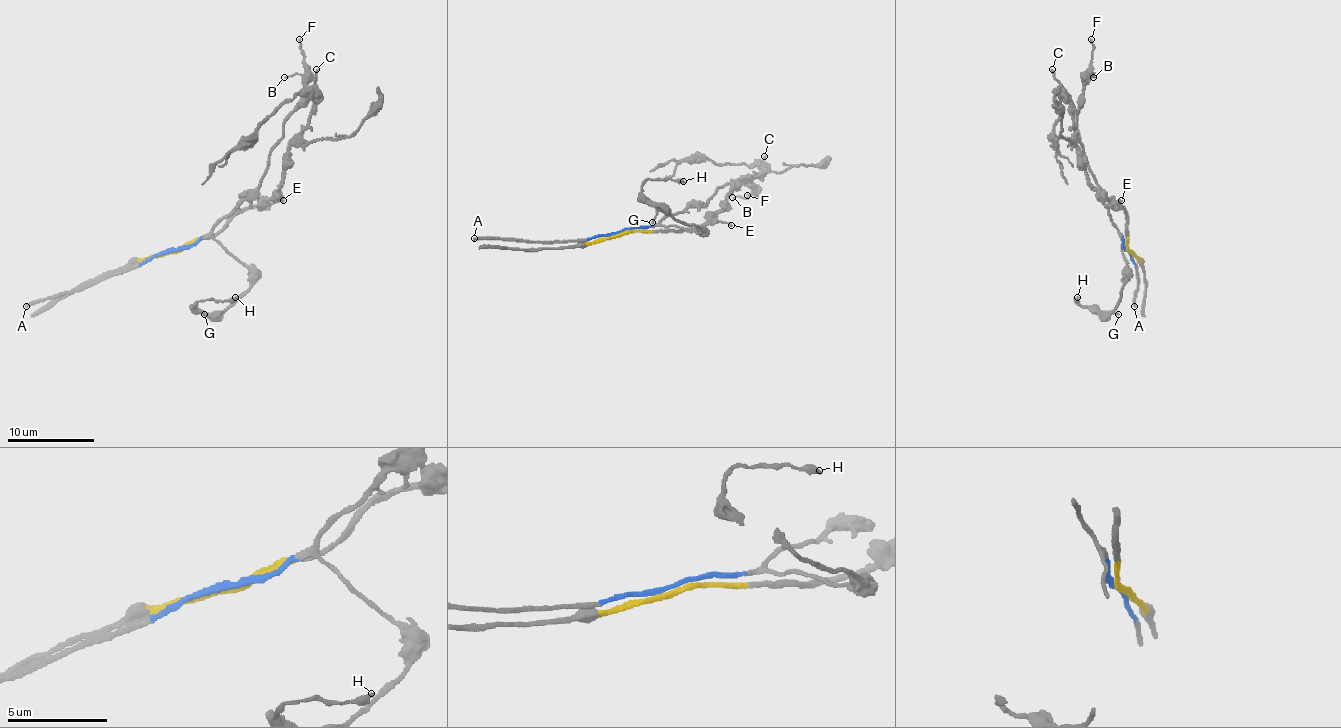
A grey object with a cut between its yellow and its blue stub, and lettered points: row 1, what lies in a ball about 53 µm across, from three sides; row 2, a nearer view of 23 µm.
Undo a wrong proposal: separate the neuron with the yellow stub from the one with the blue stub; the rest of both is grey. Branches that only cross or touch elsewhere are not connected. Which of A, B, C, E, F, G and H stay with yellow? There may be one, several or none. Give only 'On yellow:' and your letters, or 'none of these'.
On yellow: C, E

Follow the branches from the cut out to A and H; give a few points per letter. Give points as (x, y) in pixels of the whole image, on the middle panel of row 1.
A: (618, 232), (577, 241), (474, 238)
H: (618, 232), (662, 225), (695, 232), (697, 225), (680, 223), (664, 214), (642, 192), (647, 179), (684, 182)

